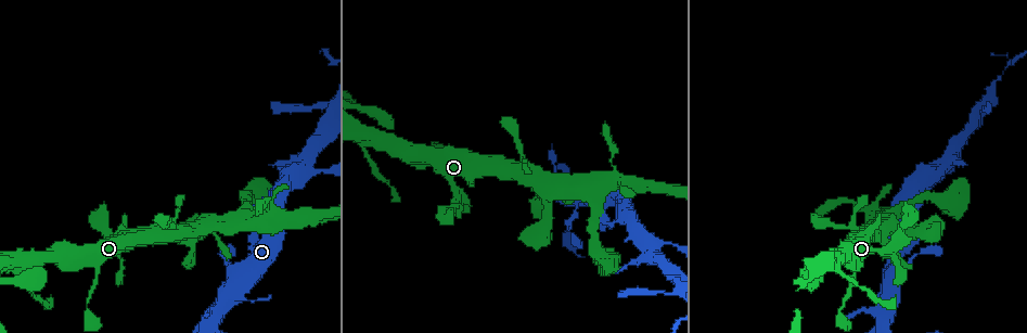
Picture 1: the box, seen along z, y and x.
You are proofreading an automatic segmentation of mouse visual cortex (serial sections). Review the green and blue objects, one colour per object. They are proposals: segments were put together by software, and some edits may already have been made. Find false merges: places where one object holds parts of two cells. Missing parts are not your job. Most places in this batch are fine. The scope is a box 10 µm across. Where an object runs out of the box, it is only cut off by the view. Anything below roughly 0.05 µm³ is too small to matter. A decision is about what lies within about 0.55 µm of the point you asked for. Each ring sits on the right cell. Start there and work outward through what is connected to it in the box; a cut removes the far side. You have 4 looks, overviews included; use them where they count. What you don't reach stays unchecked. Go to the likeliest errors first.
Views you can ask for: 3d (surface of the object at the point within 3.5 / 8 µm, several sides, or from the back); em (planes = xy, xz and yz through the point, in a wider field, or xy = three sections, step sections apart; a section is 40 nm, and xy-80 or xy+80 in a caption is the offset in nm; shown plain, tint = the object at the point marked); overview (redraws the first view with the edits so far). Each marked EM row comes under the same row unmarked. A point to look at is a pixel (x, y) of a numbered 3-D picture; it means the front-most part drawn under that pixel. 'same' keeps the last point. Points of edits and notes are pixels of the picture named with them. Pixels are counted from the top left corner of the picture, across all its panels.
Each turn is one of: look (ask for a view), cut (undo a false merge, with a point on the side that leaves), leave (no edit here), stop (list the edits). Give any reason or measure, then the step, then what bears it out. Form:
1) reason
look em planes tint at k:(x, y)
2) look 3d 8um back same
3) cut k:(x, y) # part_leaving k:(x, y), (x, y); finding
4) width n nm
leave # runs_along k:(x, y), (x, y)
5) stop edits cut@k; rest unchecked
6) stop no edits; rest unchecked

thin arm on a thick one
look 3d 3.5um at 1:(213, 322)

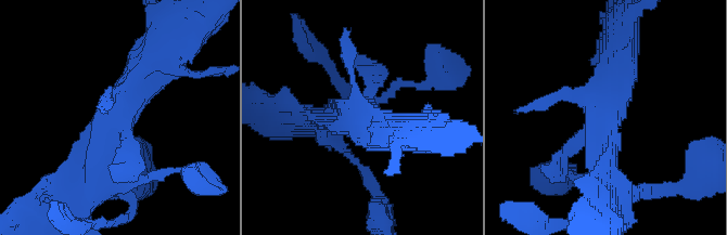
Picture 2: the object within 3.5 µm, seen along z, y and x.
need the tissue
look em xy step 2 tint at 2:(604, 115)

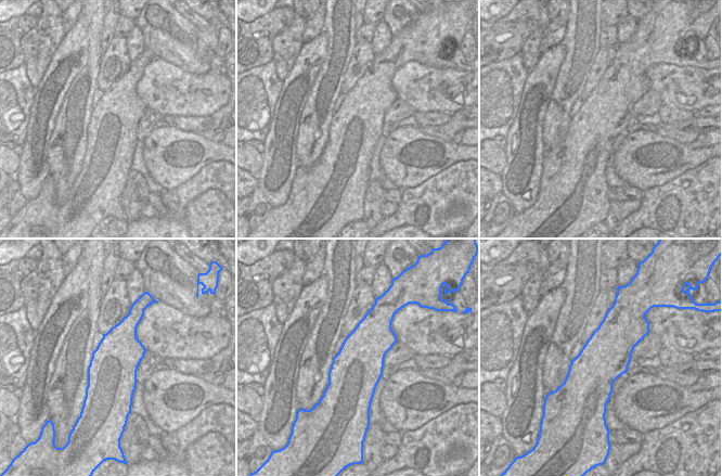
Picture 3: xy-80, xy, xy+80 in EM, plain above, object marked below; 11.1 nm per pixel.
leave # runs_along 2:(156, 54), (106, 144), (69, 154); all the same cell

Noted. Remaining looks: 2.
look 3d 3.5um back at 1:(656, 245)

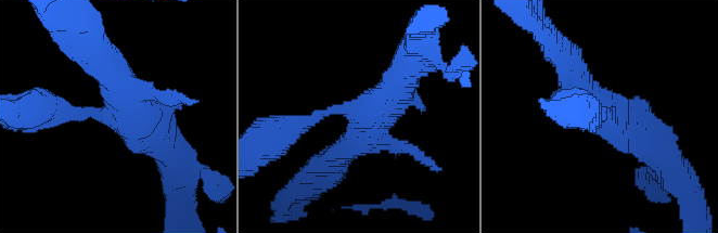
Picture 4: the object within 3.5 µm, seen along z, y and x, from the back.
shape alone is not enough
look em xy step 5 tint at 4:(109, 116)

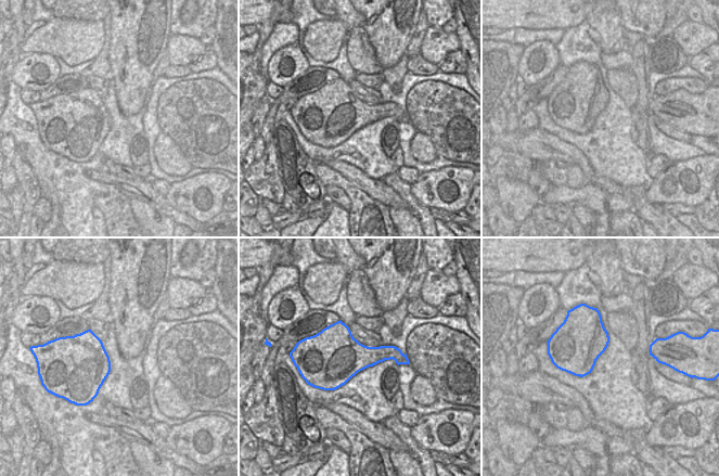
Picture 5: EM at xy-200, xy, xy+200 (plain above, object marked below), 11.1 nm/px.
leave # runs_along 4:(646, 142), (564, 55); all the same cell

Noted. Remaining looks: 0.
stop no edits; rest unchecked

